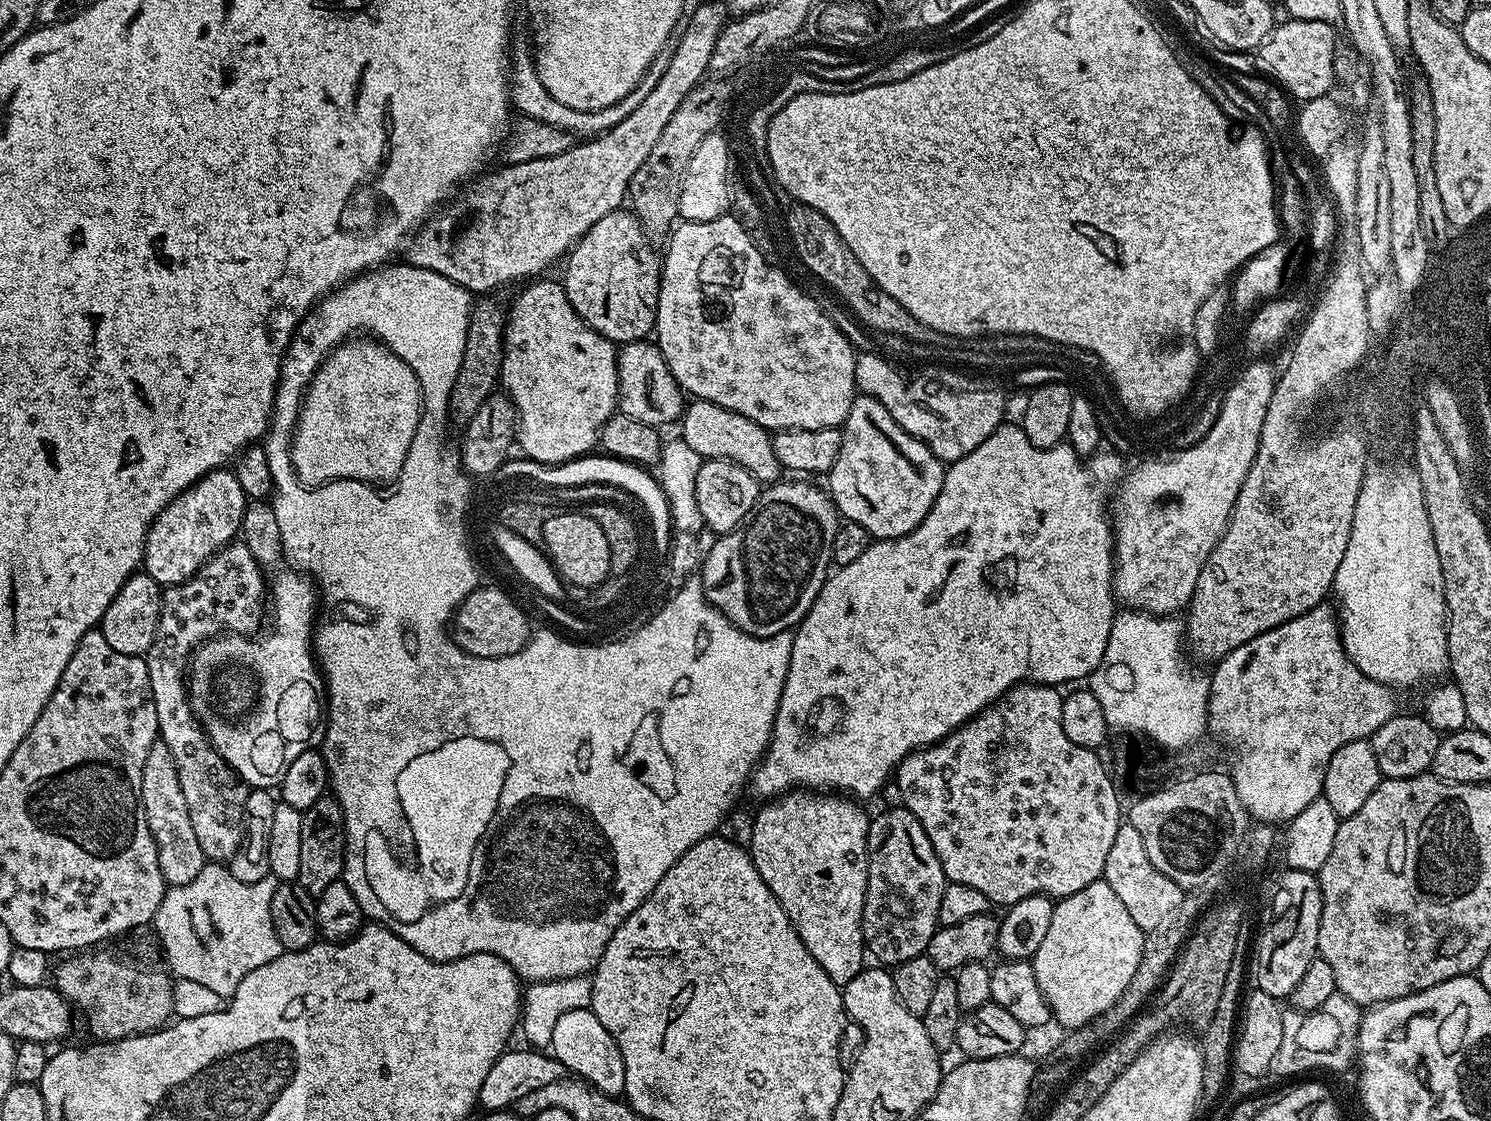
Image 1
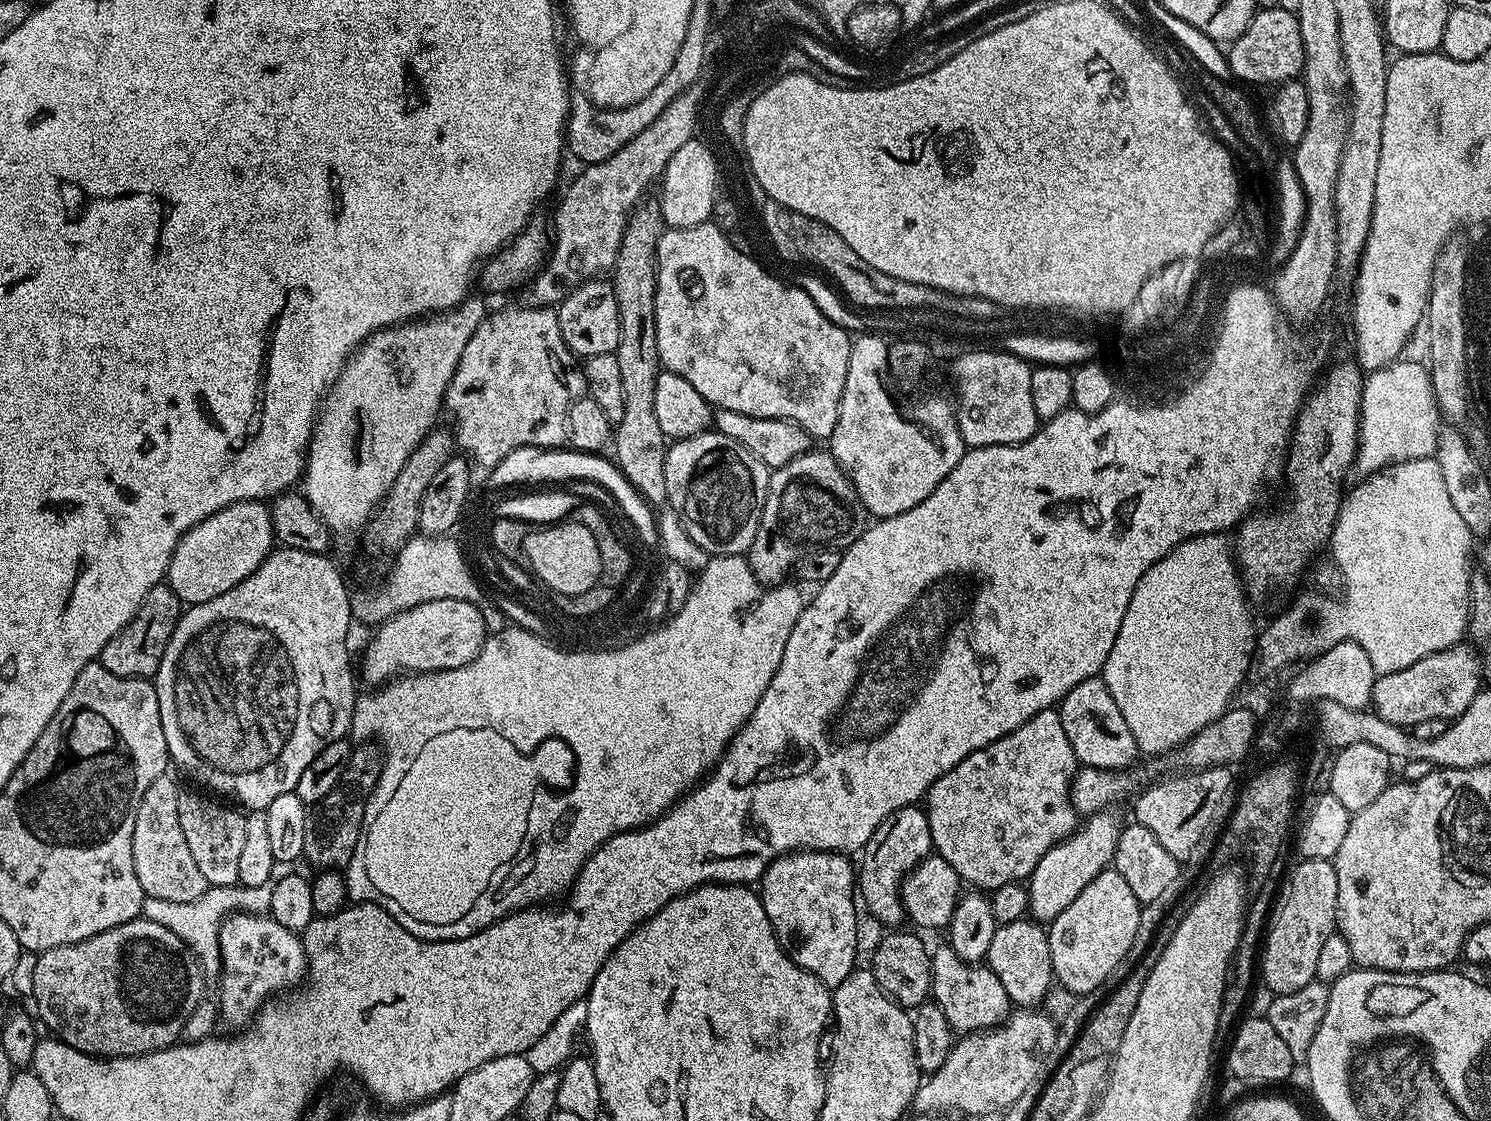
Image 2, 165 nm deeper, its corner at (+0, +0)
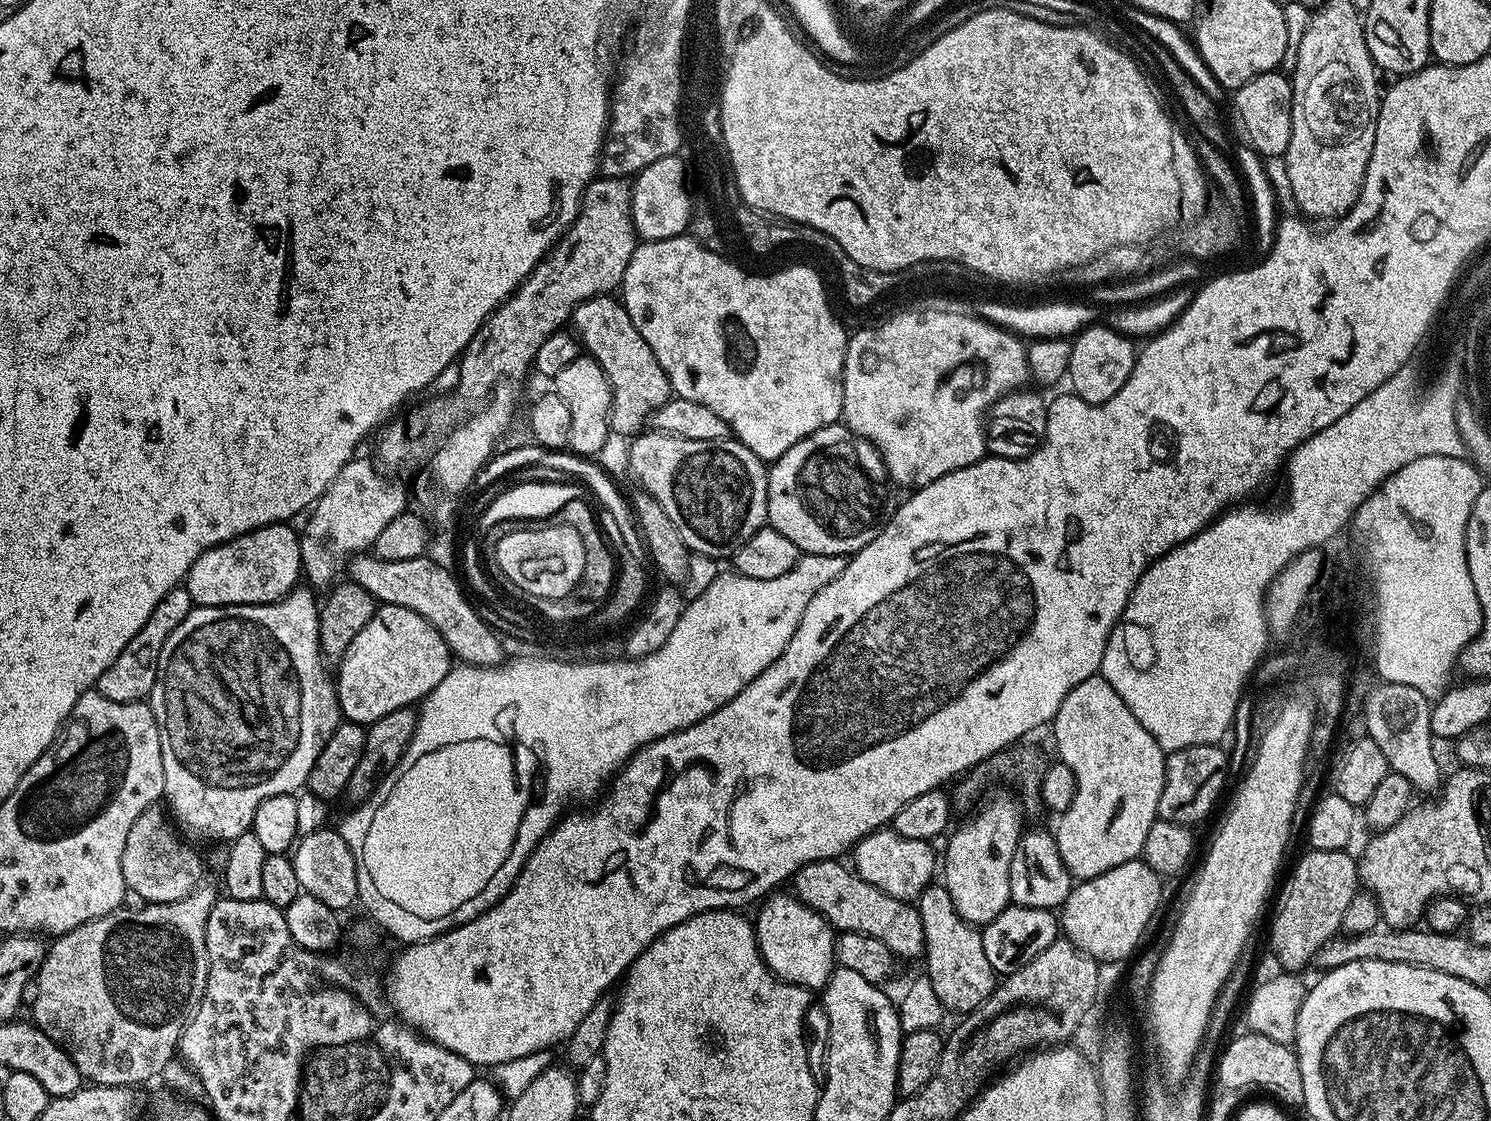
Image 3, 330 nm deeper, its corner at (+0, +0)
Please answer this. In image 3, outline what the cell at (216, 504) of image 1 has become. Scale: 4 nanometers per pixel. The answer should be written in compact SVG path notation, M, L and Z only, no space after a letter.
M291 523L267 524L265 528L256 528L244 536L236 536L213 548L208 548L190 566L186 577L186 587L193 605L201 608L221 608L235 604L272 604L288 595L297 587L302 576L300 563L300 536L292 529Z

